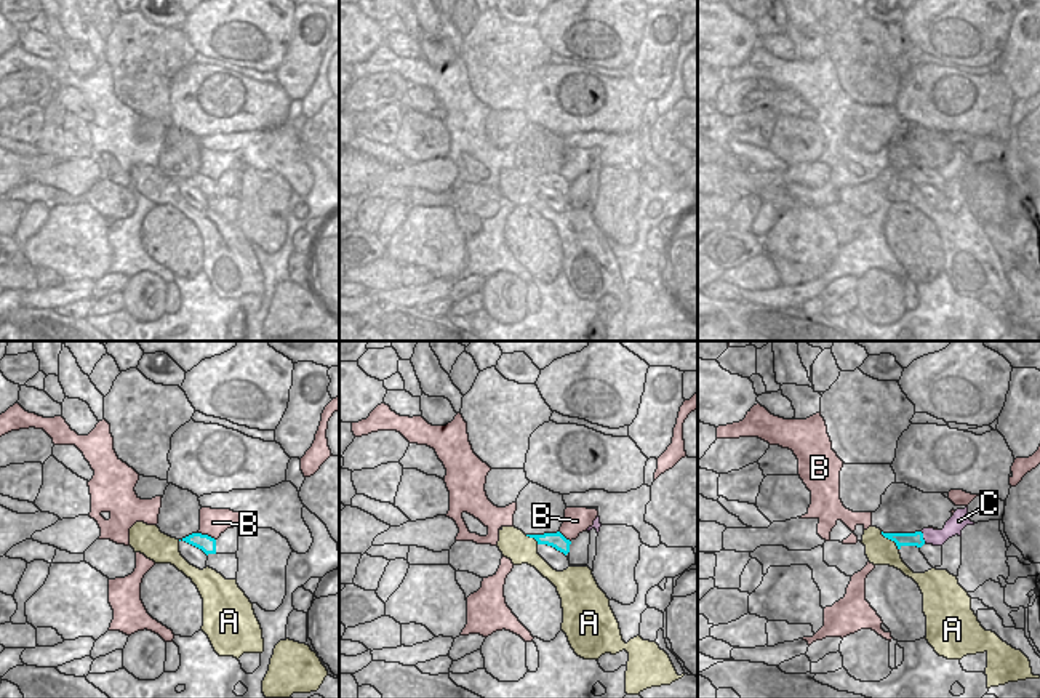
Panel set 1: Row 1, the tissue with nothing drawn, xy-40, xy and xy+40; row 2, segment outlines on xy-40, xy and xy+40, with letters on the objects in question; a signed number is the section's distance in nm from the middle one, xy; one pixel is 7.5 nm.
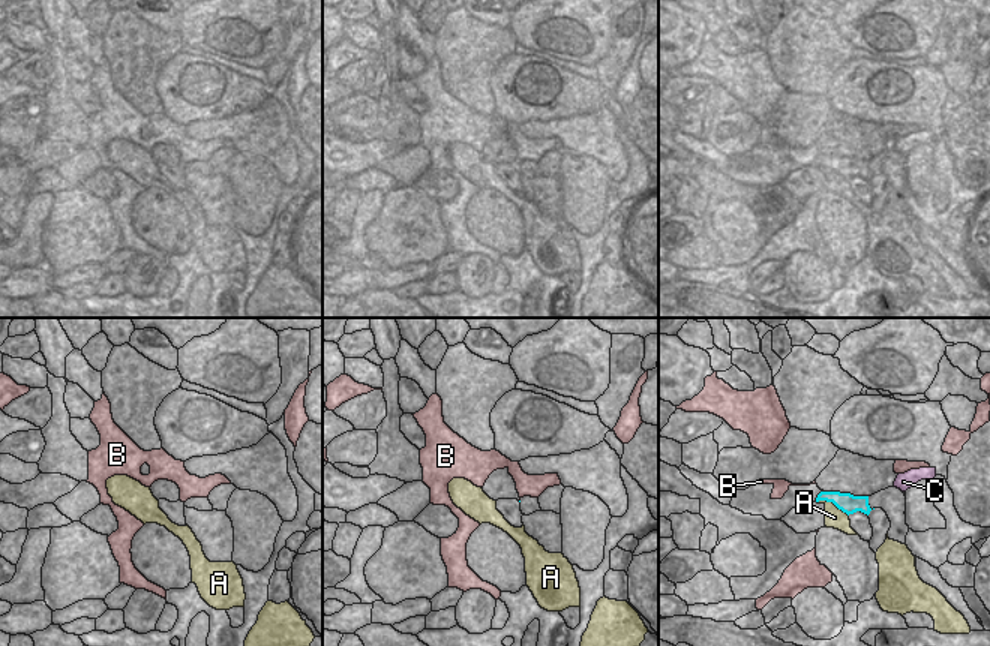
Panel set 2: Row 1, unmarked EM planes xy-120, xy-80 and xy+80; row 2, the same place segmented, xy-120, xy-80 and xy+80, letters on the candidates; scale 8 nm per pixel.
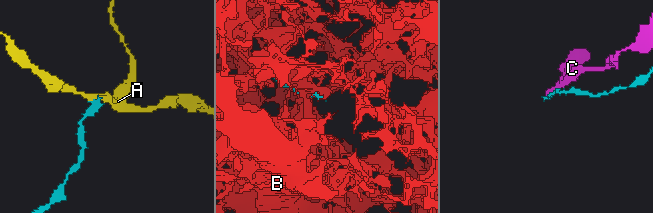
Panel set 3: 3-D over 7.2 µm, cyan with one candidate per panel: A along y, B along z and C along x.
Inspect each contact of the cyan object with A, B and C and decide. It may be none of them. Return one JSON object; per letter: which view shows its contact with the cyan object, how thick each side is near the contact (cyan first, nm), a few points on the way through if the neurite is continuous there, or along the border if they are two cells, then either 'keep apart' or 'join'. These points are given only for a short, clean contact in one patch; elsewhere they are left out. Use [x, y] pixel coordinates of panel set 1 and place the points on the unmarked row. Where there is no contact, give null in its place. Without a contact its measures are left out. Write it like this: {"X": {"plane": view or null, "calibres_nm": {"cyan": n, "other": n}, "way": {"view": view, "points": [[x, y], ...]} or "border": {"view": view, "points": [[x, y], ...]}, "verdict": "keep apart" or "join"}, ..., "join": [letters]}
{"A": {"plane": "xy+40", "calibres_nm": {"cyan": 100, "other": 220}, "border": {"view": "xy+40", "points": [[880, 173], [898, 191]]}, "verdict": "keep apart"}, "B": {"plane": "xy-40", "calibres_nm": {"cyan": 120, "other": 200}, "verdict": "keep apart"}, "C": {"plane": "xy+40", "calibres_nm": {"cyan": 100, "other": 130}, "border": {"view": "xy+40", "points": [[920, 173], [925, 183]]}, "verdict": "keep apart"}, "join": []}

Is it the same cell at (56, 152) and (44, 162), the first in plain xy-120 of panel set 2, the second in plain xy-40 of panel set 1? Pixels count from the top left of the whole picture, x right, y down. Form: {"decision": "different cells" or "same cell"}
{"decision": "same cell"}

